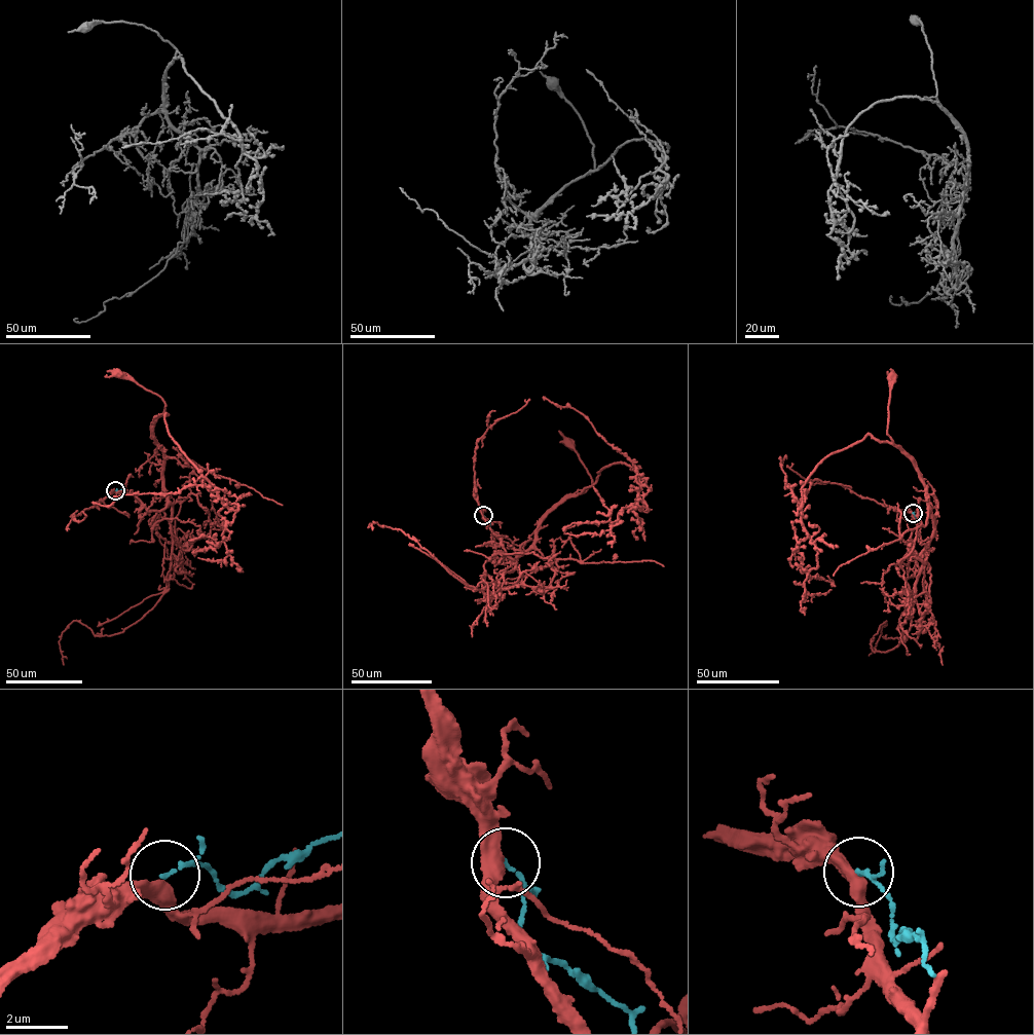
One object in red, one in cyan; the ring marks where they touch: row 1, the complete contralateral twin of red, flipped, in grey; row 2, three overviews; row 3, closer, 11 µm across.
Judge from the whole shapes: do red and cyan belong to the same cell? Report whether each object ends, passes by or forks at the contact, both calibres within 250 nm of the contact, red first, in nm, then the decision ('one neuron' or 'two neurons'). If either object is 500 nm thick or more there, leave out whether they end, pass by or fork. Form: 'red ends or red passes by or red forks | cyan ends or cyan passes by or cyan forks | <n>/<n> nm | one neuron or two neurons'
red passes by | cyan ends | 400/110 nm | two neurons

